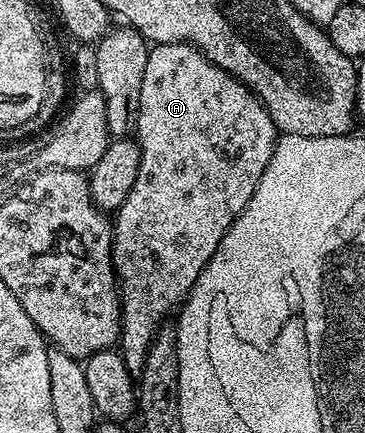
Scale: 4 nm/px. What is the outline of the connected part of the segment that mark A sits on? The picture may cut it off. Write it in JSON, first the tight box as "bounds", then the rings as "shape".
{"bounds":[112,42,280,376],"shape":[[[186,42],[180,44],[164,44],[154,46],[148,56],[148,64],[144,68],[144,84],[140,84],[140,108],[138,109],[138,124],[136,141],[140,148],[140,172],[136,175],[136,184],[132,184],[132,192],[128,192],[128,200],[112,218],[114,227],[114,273],[120,283],[120,301],[122,304],[122,336],[120,353],[131,374],[137,376],[142,372],[144,358],[152,340],[157,336],[160,327],[167,321],[166,314],[173,315],[190,295],[190,289],[196,280],[206,271],[212,260],[212,252],[220,248],[220,240],[224,240],[224,232],[242,214],[242,209],[252,200],[252,192],[256,192],[256,184],[260,184],[260,176],[266,174],[268,160],[274,158],[274,146],[280,140],[280,132],[272,124],[272,116],[264,108],[264,104],[254,95],[239,78],[233,78],[224,68],[212,64],[212,60],[204,57],[196,47]]]}

